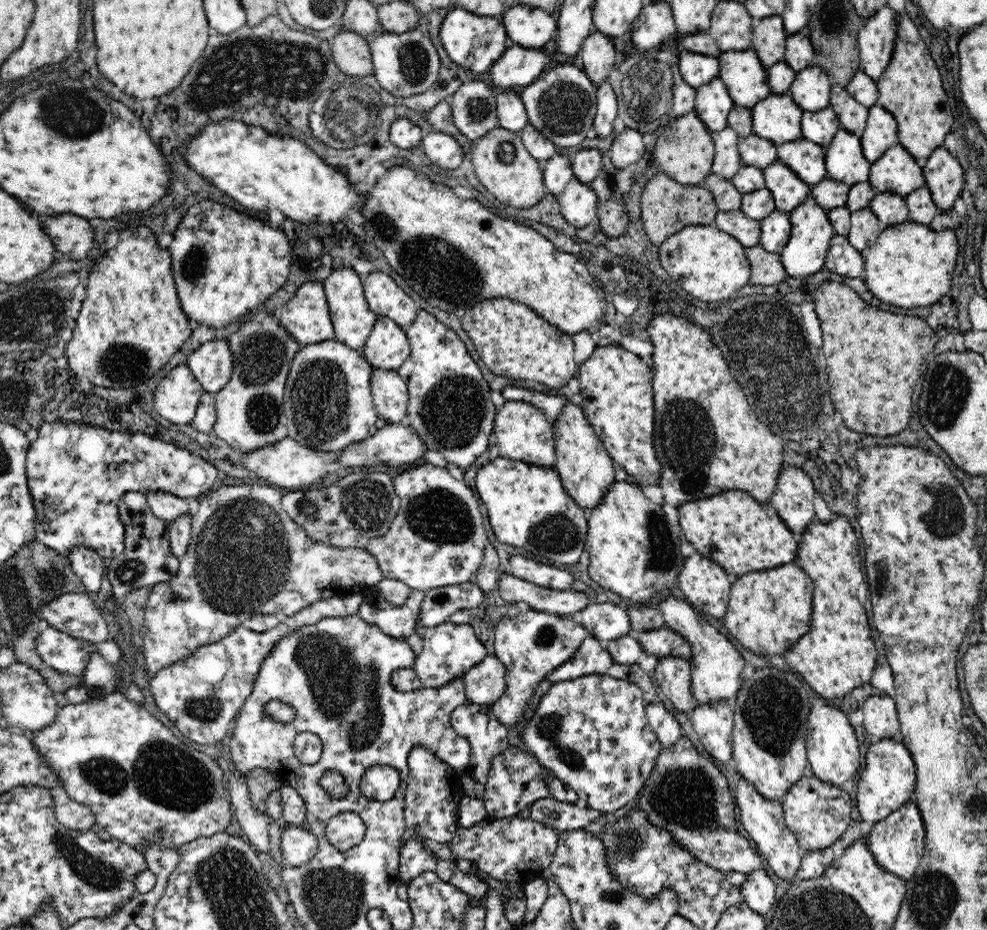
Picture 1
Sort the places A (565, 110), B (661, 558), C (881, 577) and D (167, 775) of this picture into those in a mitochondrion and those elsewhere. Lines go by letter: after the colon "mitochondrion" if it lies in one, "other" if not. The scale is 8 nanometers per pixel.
A: mitochondrion
B: mitochondrion
C: mitochondrion
D: mitochondrion

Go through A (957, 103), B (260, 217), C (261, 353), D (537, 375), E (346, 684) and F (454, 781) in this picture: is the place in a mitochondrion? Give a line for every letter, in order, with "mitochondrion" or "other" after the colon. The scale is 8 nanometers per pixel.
A: other
B: other
C: mitochondrion
D: other
E: mitochondrion
F: other

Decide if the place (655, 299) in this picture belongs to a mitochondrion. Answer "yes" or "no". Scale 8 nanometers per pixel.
no

